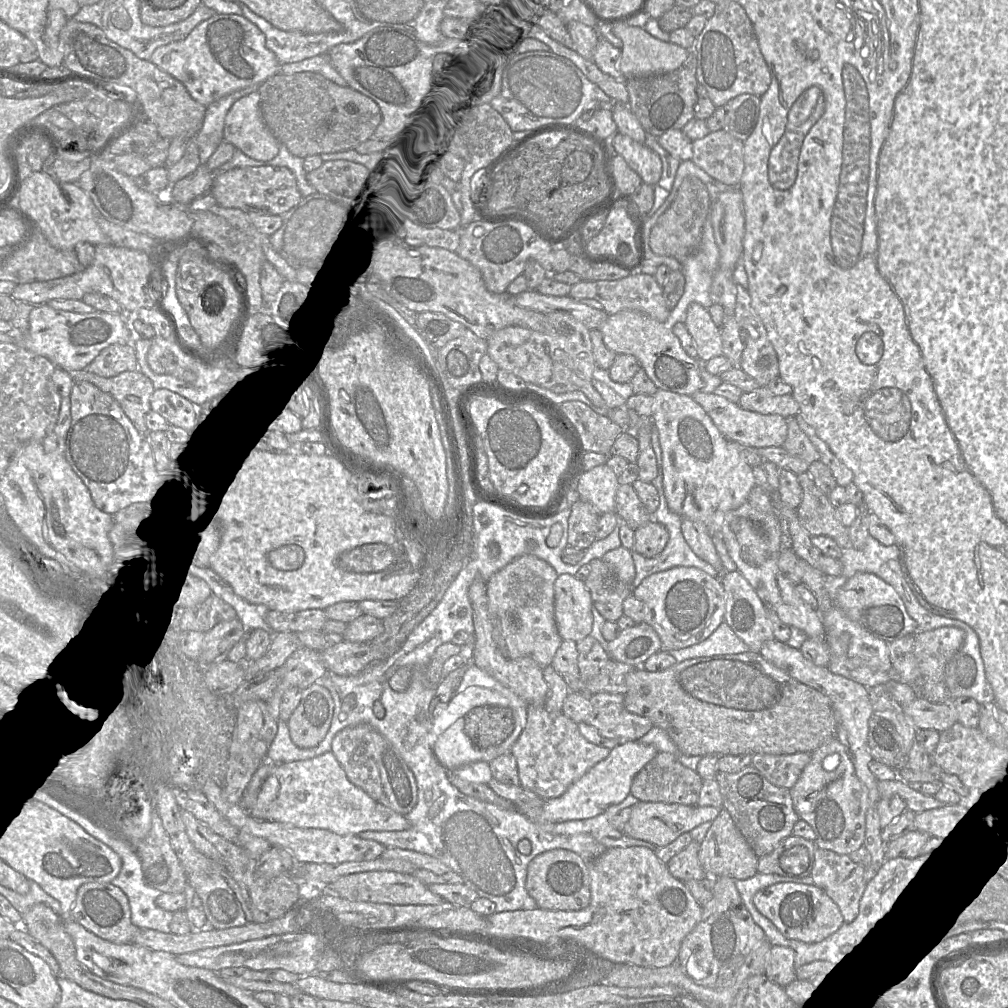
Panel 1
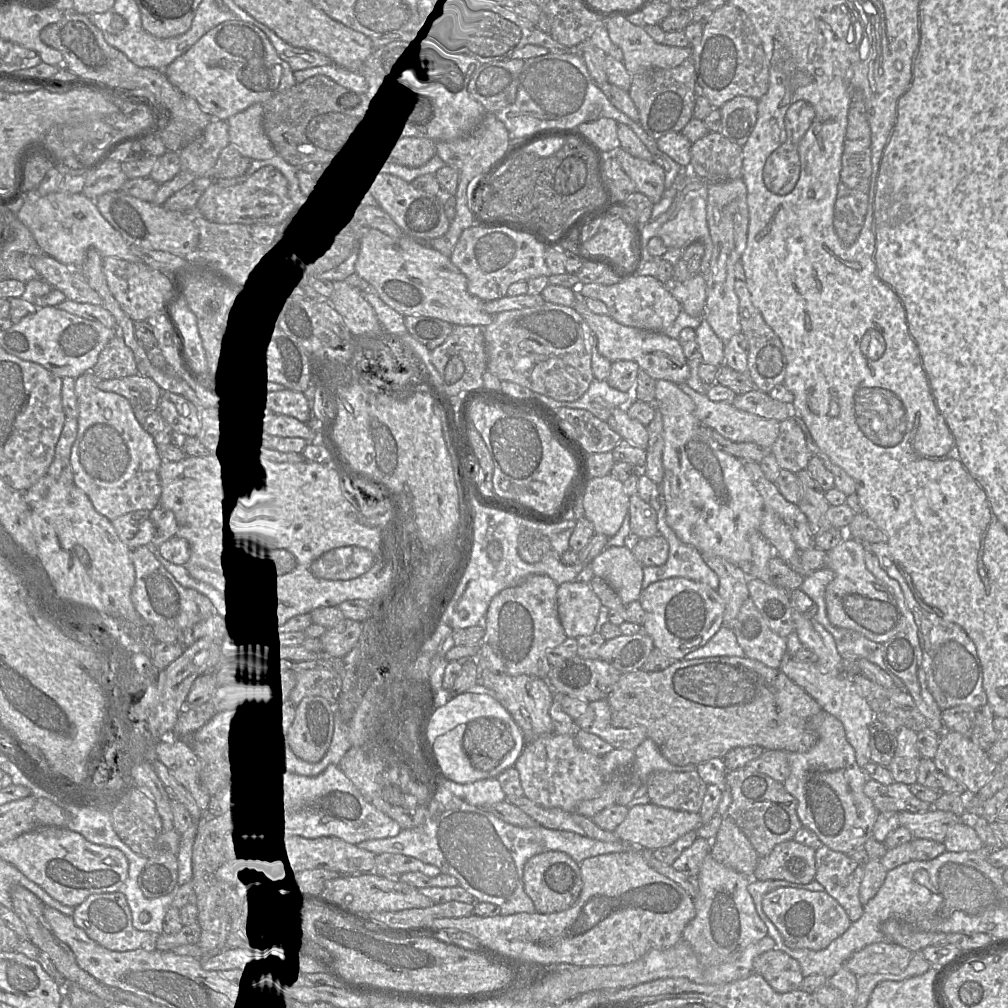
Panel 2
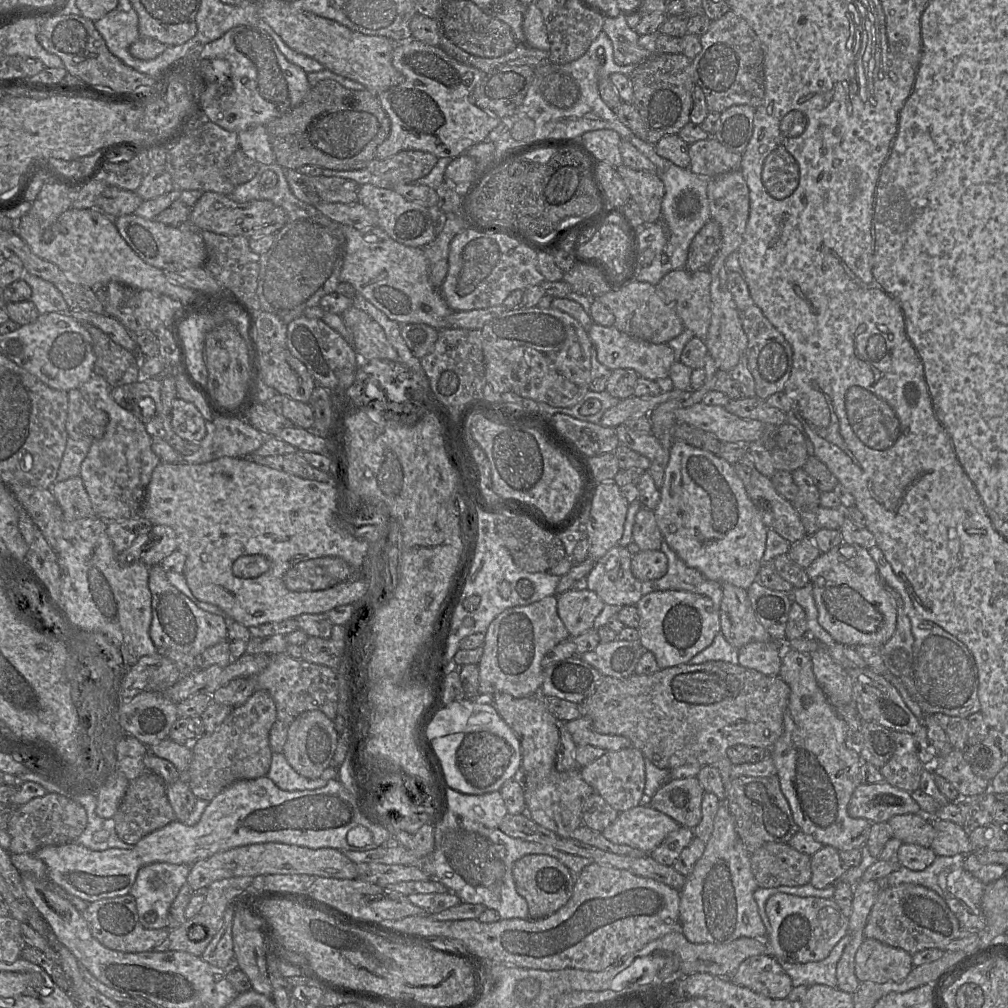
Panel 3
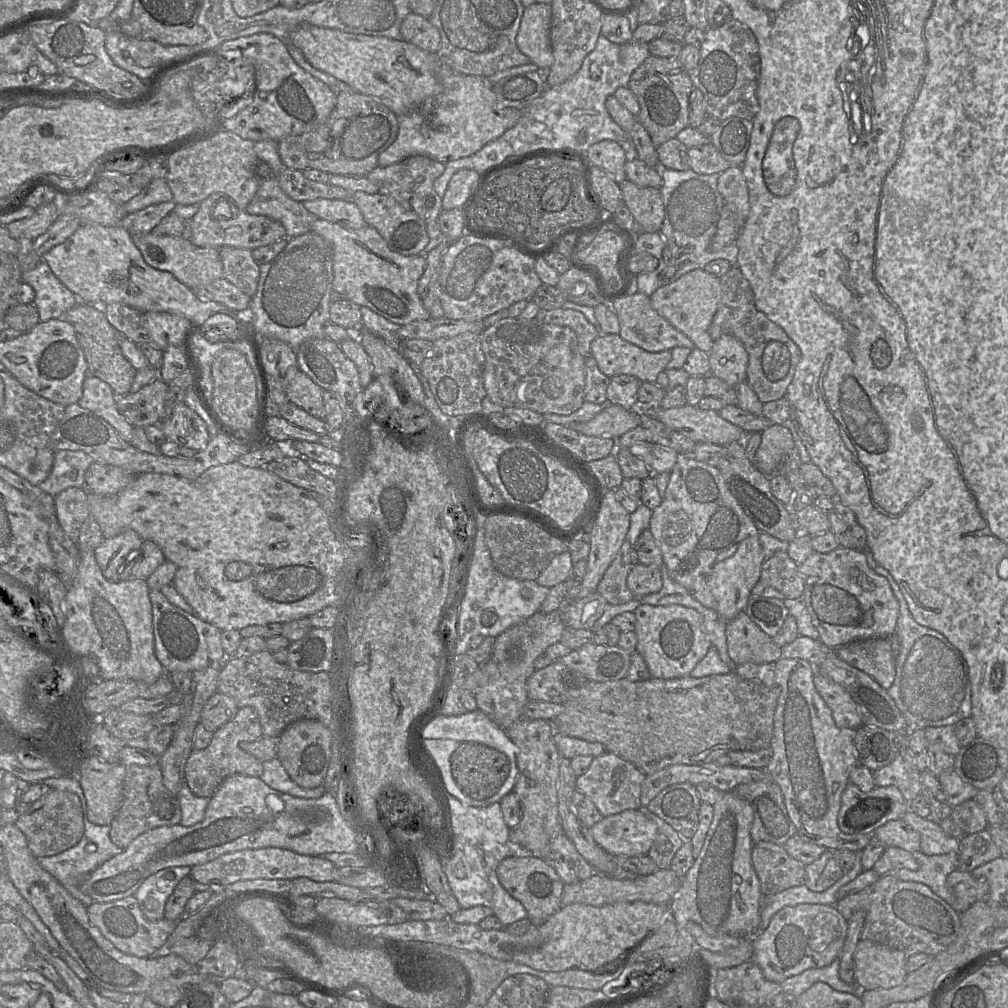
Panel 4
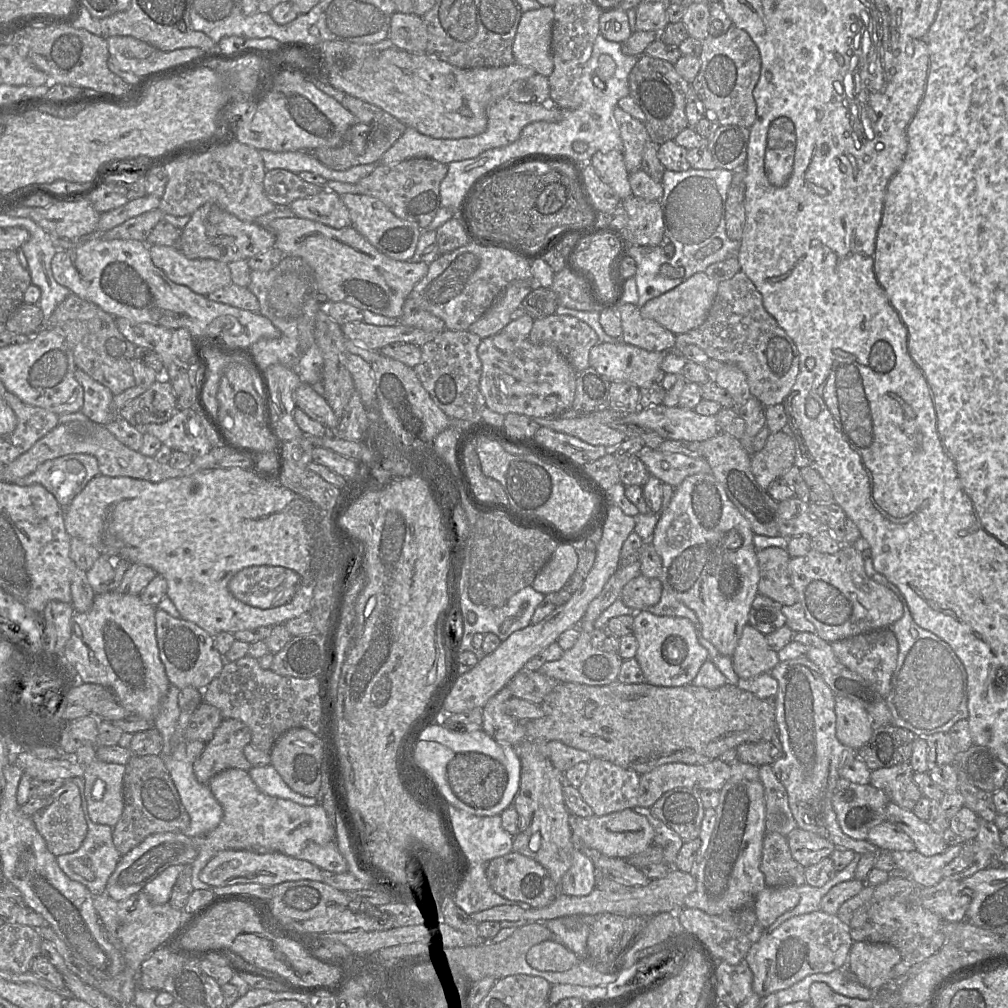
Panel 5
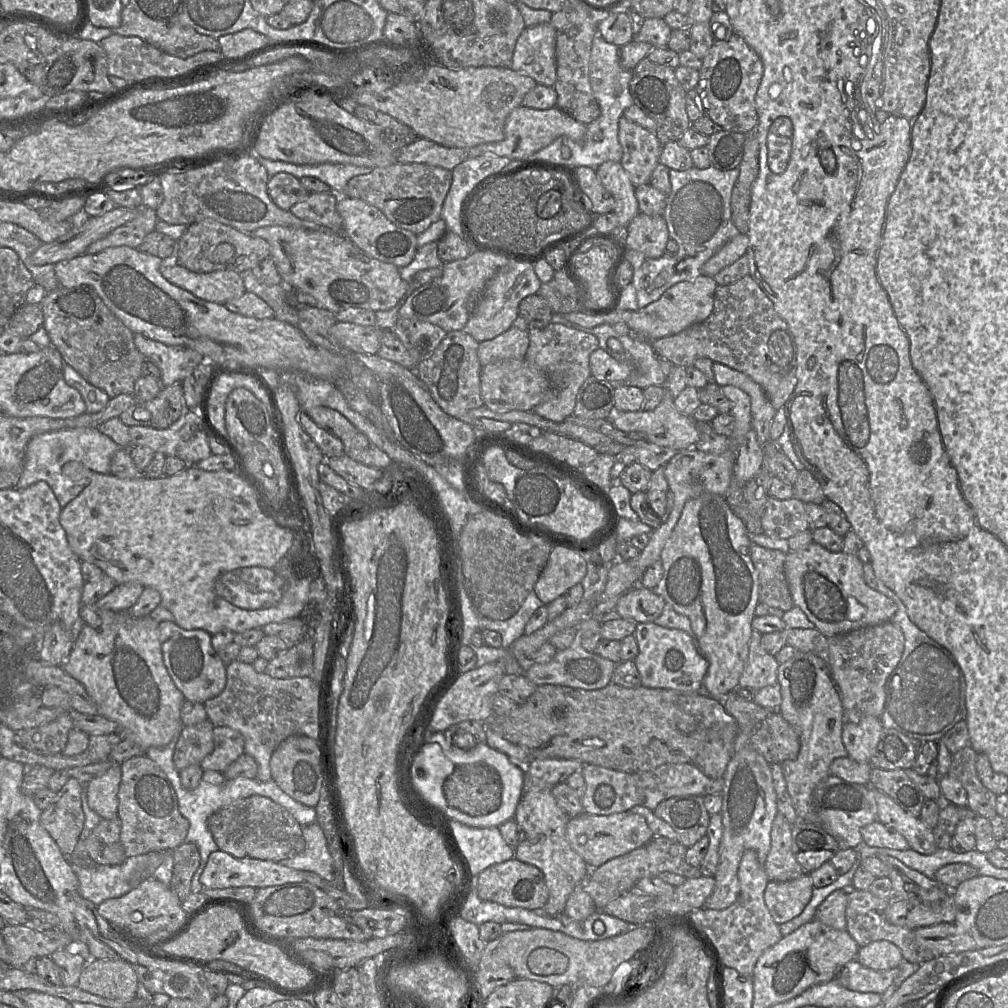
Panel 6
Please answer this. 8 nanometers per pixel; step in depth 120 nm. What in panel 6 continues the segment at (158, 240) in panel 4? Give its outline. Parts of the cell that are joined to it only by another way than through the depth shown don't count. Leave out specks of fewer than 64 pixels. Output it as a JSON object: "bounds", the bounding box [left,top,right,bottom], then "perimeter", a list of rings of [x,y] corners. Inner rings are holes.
{"bounds":[160,259,246,305],"perimeter":[[[173,259],[162,262],[160,273],[170,283],[208,302],[224,305],[246,292],[241,275],[232,270],[195,273]]]}

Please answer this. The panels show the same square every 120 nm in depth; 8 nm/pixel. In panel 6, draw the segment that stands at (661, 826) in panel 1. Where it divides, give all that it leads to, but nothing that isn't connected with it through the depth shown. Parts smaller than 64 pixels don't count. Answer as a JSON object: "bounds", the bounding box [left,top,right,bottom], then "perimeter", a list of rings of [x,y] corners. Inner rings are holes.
{"bounds":[566,811,654,868],"perimeter":[[[632,811],[610,815],[592,815],[583,812],[577,816],[570,816],[566,826],[566,837],[573,850],[587,865],[590,868],[597,868],[608,860],[646,845],[654,838],[654,834],[645,818]]]}

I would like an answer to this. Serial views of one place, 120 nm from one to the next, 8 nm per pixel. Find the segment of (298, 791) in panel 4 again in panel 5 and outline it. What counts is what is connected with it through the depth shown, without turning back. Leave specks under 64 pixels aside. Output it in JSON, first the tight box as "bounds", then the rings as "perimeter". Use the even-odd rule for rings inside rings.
{"bounds":[248,765,318,806],"perimeter":[[[272,765],[252,767],[248,774],[258,789],[269,796],[291,800],[305,806],[313,806],[318,803],[316,797],[306,797],[293,791]]]}

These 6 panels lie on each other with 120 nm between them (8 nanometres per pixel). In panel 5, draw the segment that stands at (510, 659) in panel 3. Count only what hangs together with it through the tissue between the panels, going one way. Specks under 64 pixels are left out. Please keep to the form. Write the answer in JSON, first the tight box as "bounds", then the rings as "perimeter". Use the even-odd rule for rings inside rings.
{"bounds":[482,685,525,747],"perimeter":[[[509,685],[502,688],[482,708],[482,729],[496,741],[518,747],[525,739],[524,722],[507,714],[505,703],[512,697]]]}

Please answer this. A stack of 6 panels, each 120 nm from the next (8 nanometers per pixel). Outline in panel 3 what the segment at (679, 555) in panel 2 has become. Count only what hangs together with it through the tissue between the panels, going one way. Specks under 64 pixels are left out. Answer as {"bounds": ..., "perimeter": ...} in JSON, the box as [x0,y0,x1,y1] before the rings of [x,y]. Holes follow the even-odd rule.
{"bounds":[642,537,722,607],"perimeter":[[[662,537],[660,550],[666,555],[668,568],[666,574],[655,580],[642,582],[642,596],[655,591],[688,591],[710,598],[716,607],[722,600],[721,583],[706,578],[700,571],[689,567],[668,546]]]}

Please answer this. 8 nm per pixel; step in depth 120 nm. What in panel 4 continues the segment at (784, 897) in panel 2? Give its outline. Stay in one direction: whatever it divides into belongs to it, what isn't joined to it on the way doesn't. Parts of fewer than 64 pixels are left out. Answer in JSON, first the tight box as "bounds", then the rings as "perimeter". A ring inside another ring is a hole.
{"bounds":[753,904,848,983],"perimeter":[[[798,904],[778,911],[769,927],[753,936],[754,961],[769,981],[782,983],[810,968],[830,965],[843,949],[848,932],[848,921],[835,905]]]}

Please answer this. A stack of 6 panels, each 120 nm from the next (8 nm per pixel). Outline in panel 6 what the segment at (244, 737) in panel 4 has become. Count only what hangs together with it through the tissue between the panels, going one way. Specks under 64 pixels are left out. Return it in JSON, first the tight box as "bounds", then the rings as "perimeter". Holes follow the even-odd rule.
{"bounds":[200,726,244,773],"perimeter":[[[215,726],[212,735],[213,751],[201,761],[200,767],[203,771],[223,773],[244,753],[244,737],[240,732],[226,726]]]}

